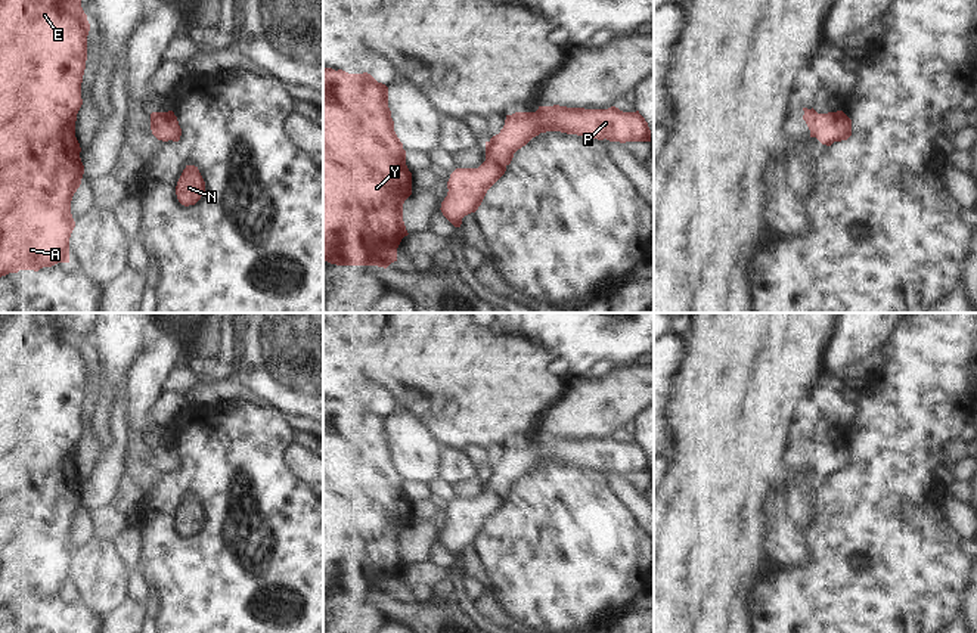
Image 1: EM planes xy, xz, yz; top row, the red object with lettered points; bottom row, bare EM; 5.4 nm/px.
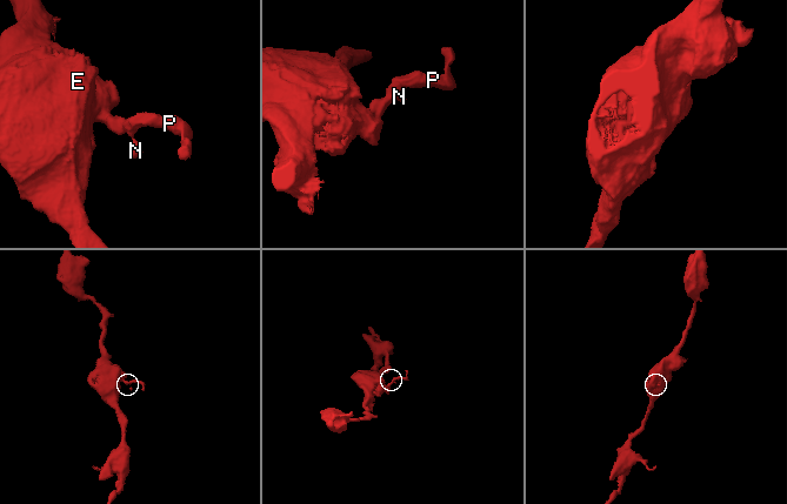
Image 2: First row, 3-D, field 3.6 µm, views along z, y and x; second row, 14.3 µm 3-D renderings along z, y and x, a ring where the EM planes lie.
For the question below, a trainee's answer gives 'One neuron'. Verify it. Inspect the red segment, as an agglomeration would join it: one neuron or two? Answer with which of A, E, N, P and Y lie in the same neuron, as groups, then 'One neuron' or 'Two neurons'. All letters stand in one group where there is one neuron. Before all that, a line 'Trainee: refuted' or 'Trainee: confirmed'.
Trainee: confirmed
Groups: A E N P Y. One neuron.

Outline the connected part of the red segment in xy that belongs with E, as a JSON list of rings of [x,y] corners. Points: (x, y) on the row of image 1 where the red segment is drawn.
[[[0,0],[0,277],[69,263],[71,201],[84,174],[75,121],[89,31],[81,0]]]

